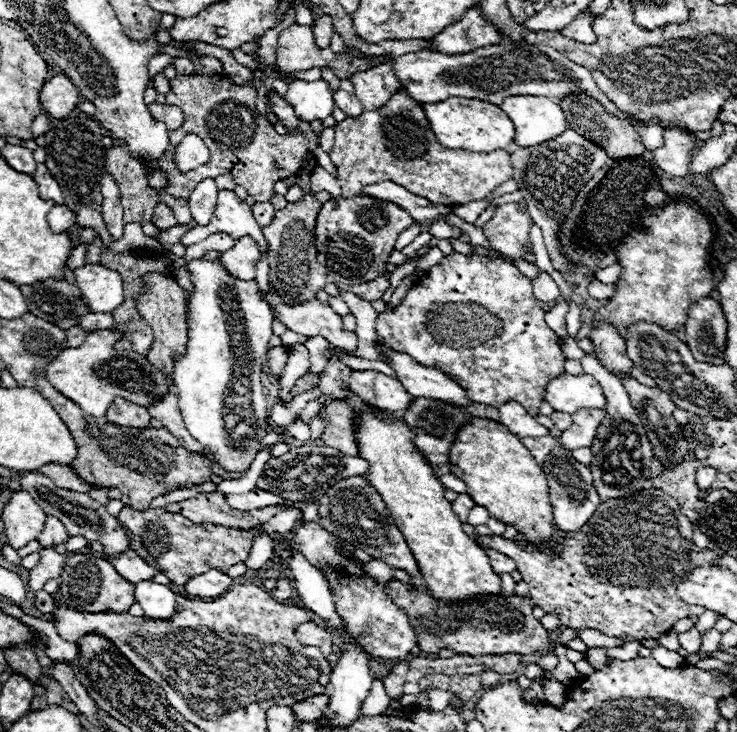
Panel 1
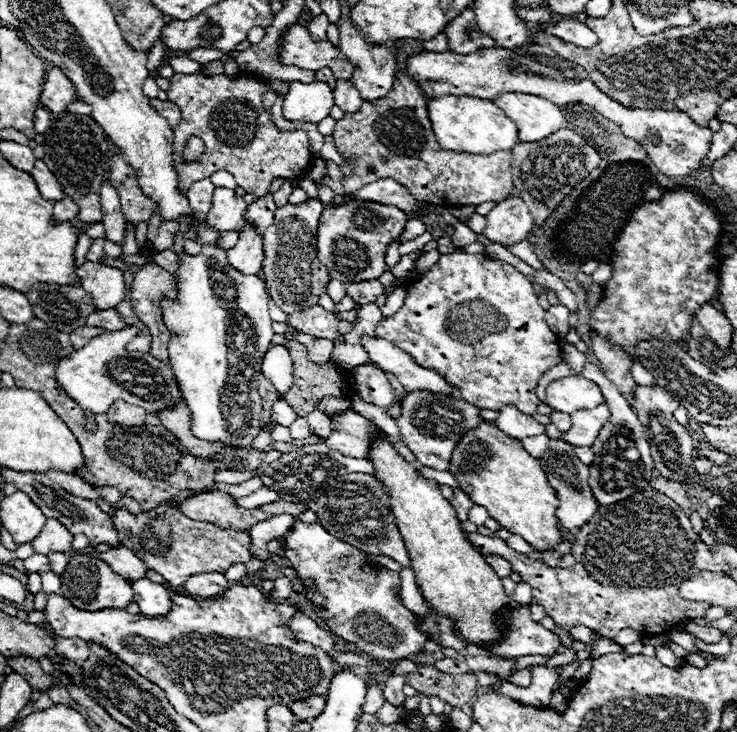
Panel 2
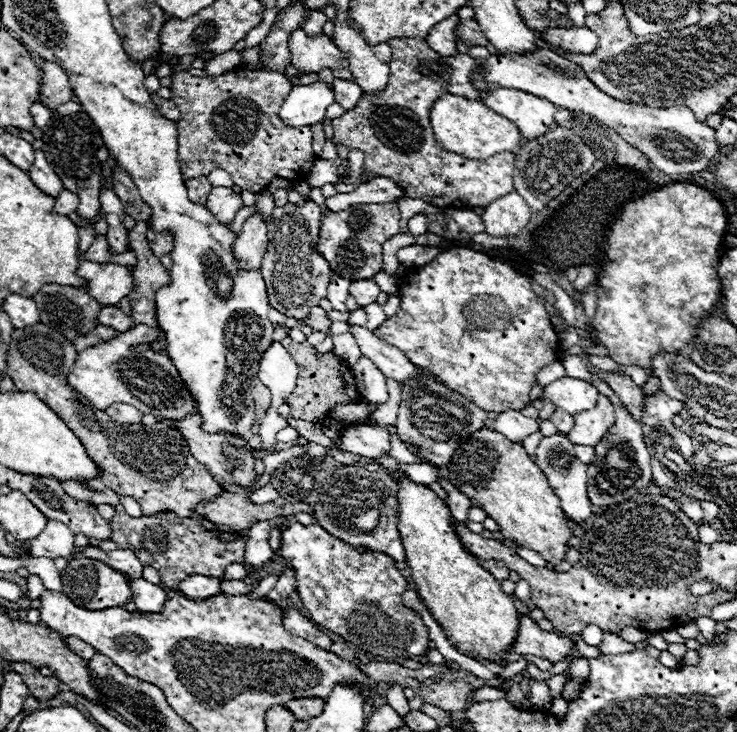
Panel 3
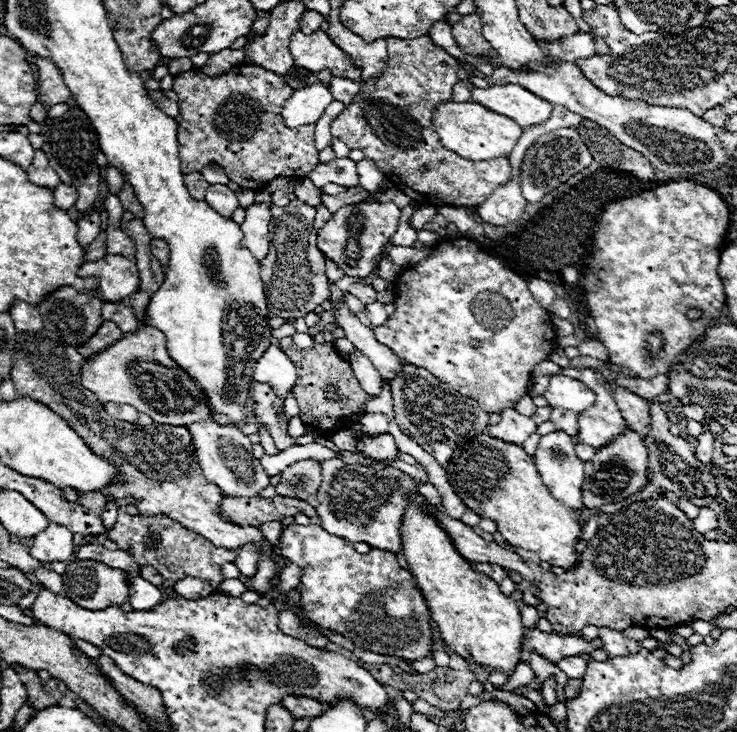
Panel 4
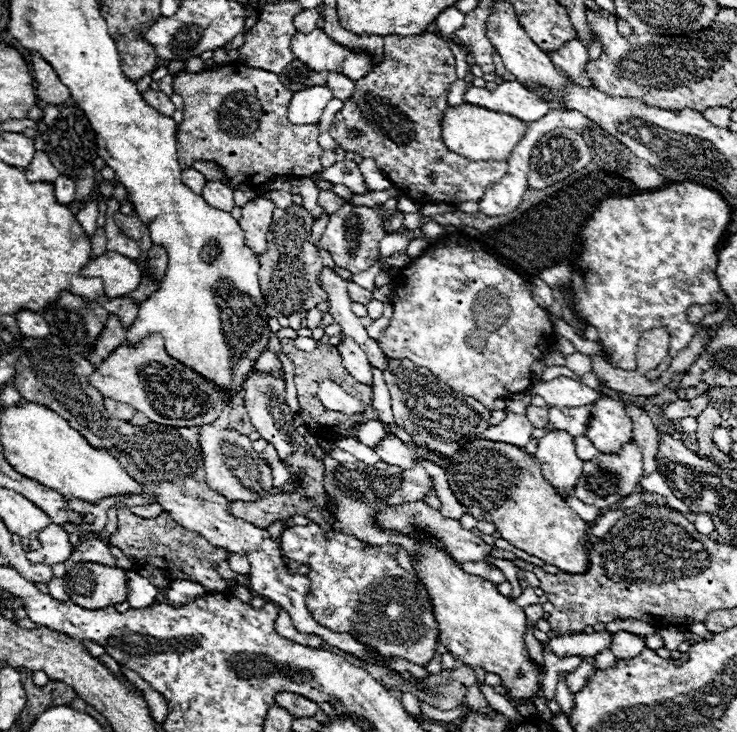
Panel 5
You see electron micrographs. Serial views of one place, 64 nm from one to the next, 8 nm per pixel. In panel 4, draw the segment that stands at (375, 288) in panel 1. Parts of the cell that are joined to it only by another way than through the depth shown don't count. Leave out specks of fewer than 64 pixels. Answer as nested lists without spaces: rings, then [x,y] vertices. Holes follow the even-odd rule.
[[[354,282],[354,284],[350,284],[348,292],[350,292],[352,296],[356,296],[362,304],[370,304],[370,302],[374,302],[374,300],[376,300],[376,290],[374,290],[374,286],[372,286],[372,284]]]

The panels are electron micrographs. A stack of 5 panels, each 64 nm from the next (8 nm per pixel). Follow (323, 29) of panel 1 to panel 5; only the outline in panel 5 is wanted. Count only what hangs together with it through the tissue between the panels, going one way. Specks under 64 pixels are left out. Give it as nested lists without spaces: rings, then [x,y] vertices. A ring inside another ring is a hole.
[[[302,10],[302,14],[298,14],[298,16],[294,18],[294,26],[296,26],[298,32],[310,34],[310,32],[316,28],[318,20],[320,20],[320,14],[318,14],[316,10]]]

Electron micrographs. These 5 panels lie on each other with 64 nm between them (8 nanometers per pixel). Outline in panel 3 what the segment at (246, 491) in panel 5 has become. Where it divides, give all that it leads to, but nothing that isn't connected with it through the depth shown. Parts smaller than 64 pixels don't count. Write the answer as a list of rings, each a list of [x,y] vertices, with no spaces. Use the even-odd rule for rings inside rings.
[[[186,416],[184,420],[166,420],[166,424],[182,432],[194,458],[198,458],[198,462],[208,466],[208,470],[214,474],[214,478],[220,480],[220,484],[234,482],[234,484],[246,486],[256,478],[254,458],[250,456],[250,448],[246,446],[246,440],[234,438],[230,434],[204,434],[200,430],[200,416]]]

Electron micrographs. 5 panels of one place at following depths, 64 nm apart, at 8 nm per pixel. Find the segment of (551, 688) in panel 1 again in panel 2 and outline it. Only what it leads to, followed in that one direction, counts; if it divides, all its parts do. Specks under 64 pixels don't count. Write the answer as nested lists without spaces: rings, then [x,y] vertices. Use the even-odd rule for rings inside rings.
[[[554,688],[554,692],[552,692],[552,698],[550,698],[550,708],[554,708],[556,712],[564,712],[566,710],[566,704],[568,704],[568,700],[564,698],[564,694],[558,690],[558,688]]]

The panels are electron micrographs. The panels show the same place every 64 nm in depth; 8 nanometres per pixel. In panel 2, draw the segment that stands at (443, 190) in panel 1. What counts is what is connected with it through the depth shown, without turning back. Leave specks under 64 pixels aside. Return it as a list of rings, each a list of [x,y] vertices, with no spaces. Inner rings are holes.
[[[410,38],[398,40],[398,44],[402,44],[404,52],[396,58],[398,74],[394,90],[378,102],[364,102],[356,114],[344,114],[344,118],[336,122],[332,136],[342,160],[350,166],[350,176],[342,180],[344,194],[354,194],[380,178],[394,178],[398,184],[406,186],[414,198],[438,206],[466,206],[506,198],[514,190],[512,154],[500,150],[480,156],[444,150],[428,120],[428,100],[422,96],[416,82],[402,70],[402,62],[408,54],[424,50]]]

